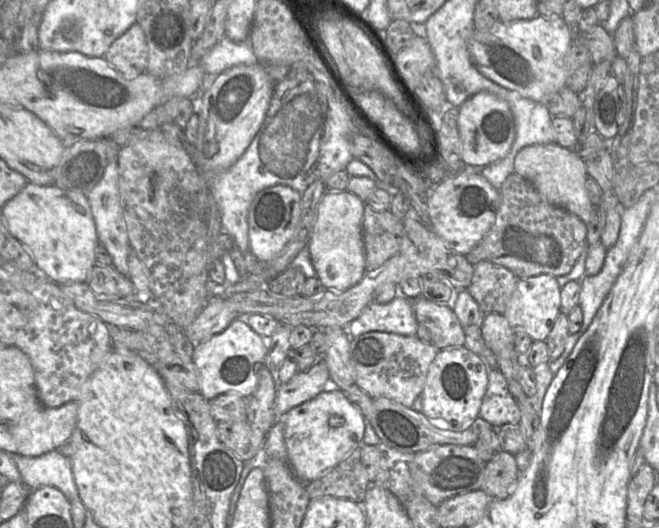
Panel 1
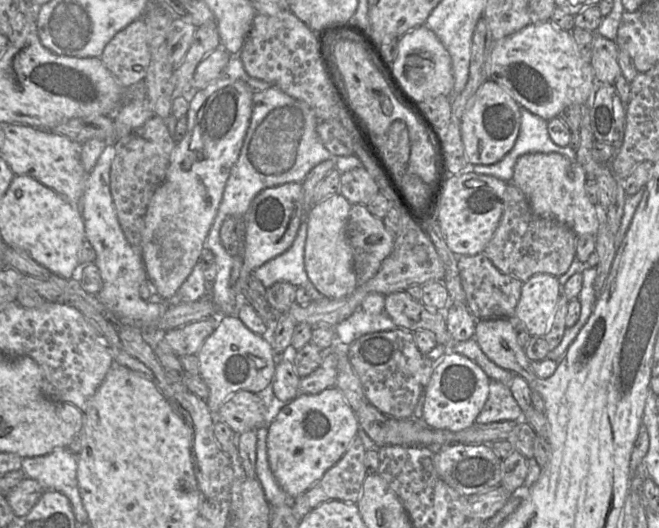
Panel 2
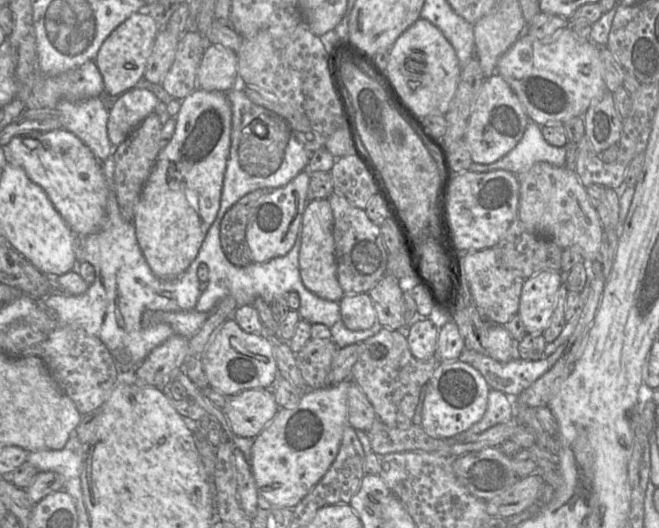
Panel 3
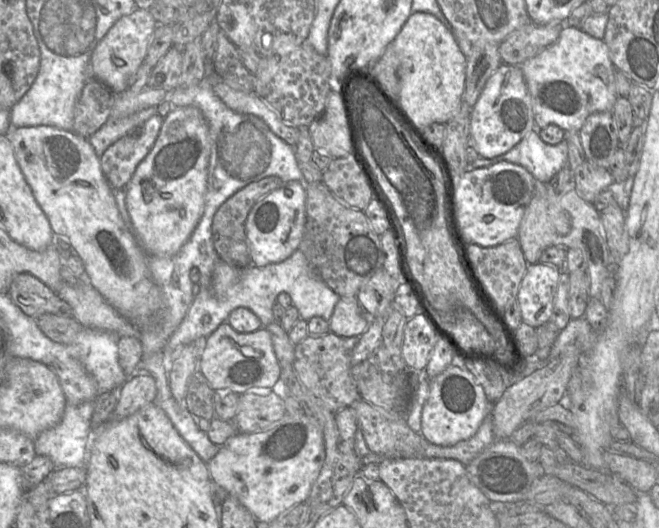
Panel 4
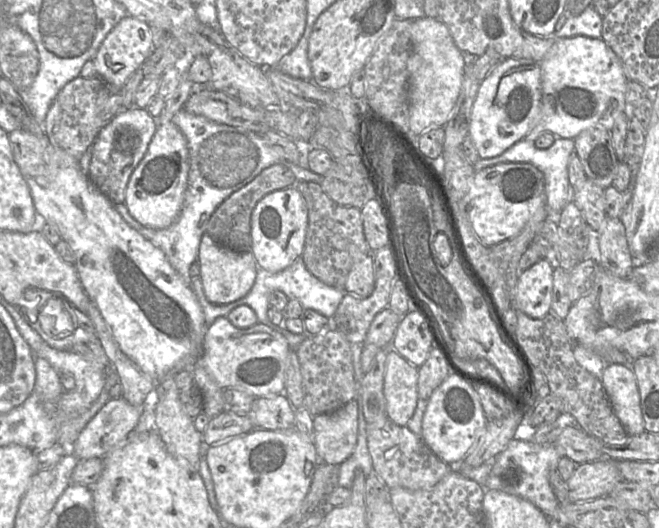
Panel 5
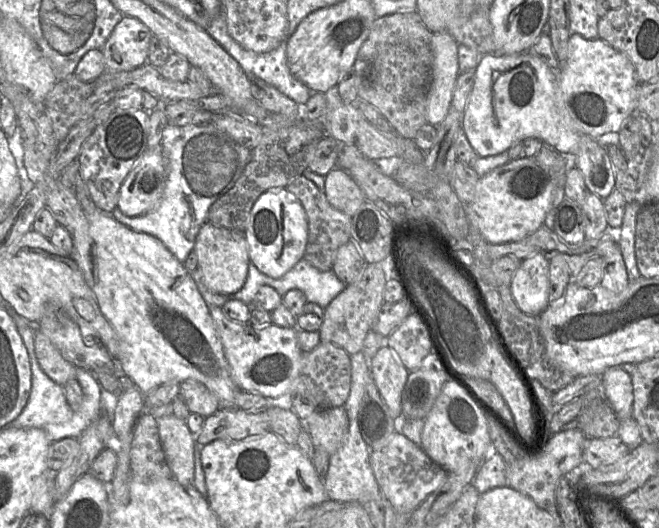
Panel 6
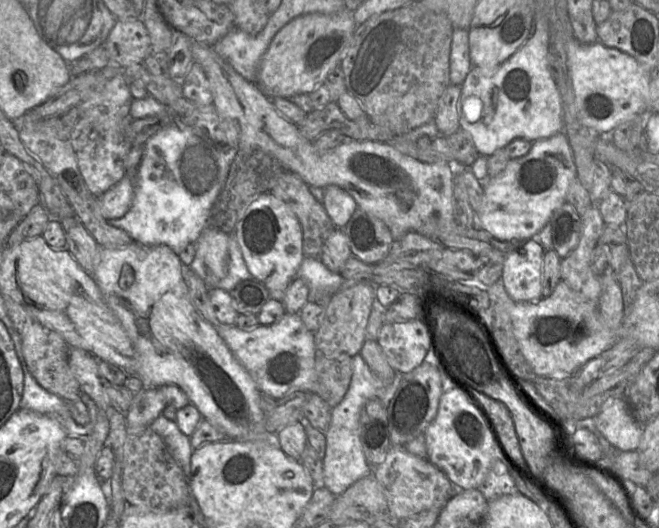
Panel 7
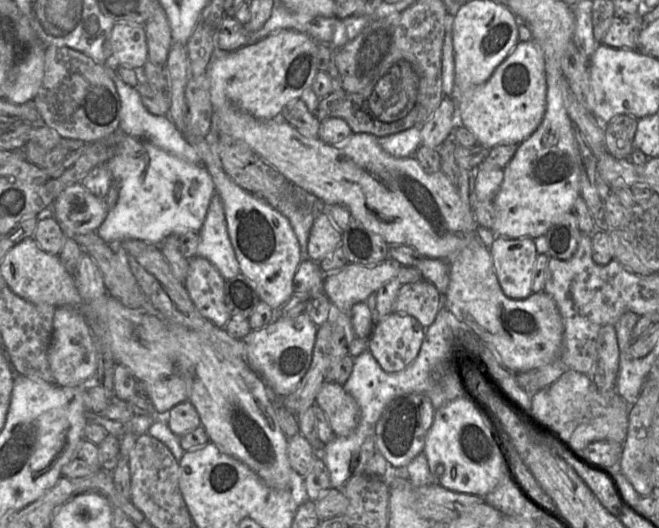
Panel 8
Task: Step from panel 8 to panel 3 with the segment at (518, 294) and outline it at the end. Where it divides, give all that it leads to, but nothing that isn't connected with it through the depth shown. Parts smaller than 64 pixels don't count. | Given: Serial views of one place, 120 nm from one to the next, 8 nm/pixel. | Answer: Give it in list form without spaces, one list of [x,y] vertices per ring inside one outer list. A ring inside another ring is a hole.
[[[540,271],[525,279],[518,313],[527,333],[543,334],[554,313],[561,284],[560,271]]]

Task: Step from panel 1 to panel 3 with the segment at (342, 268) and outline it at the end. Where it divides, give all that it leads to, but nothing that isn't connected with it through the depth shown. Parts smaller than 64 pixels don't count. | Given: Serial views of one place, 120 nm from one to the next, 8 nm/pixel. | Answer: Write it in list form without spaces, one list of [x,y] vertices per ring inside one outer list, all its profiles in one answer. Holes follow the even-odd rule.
[[[328,199],[309,201],[301,222],[299,269],[303,284],[322,299],[340,301],[345,295],[337,279],[333,238],[333,212]]]

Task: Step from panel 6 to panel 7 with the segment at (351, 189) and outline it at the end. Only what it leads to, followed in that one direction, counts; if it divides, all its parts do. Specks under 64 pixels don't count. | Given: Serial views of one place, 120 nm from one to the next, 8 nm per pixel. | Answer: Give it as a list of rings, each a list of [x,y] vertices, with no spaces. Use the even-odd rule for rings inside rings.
[[[337,185],[324,188],[323,206],[334,226],[339,229],[344,228],[358,207],[354,198]]]

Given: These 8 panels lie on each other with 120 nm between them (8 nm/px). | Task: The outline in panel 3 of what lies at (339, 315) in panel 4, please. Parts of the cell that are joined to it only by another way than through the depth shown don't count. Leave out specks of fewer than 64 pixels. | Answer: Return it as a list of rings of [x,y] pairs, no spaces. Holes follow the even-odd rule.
[[[368,293],[344,295],[339,305],[341,320],[349,330],[367,330],[378,322],[377,313]]]

